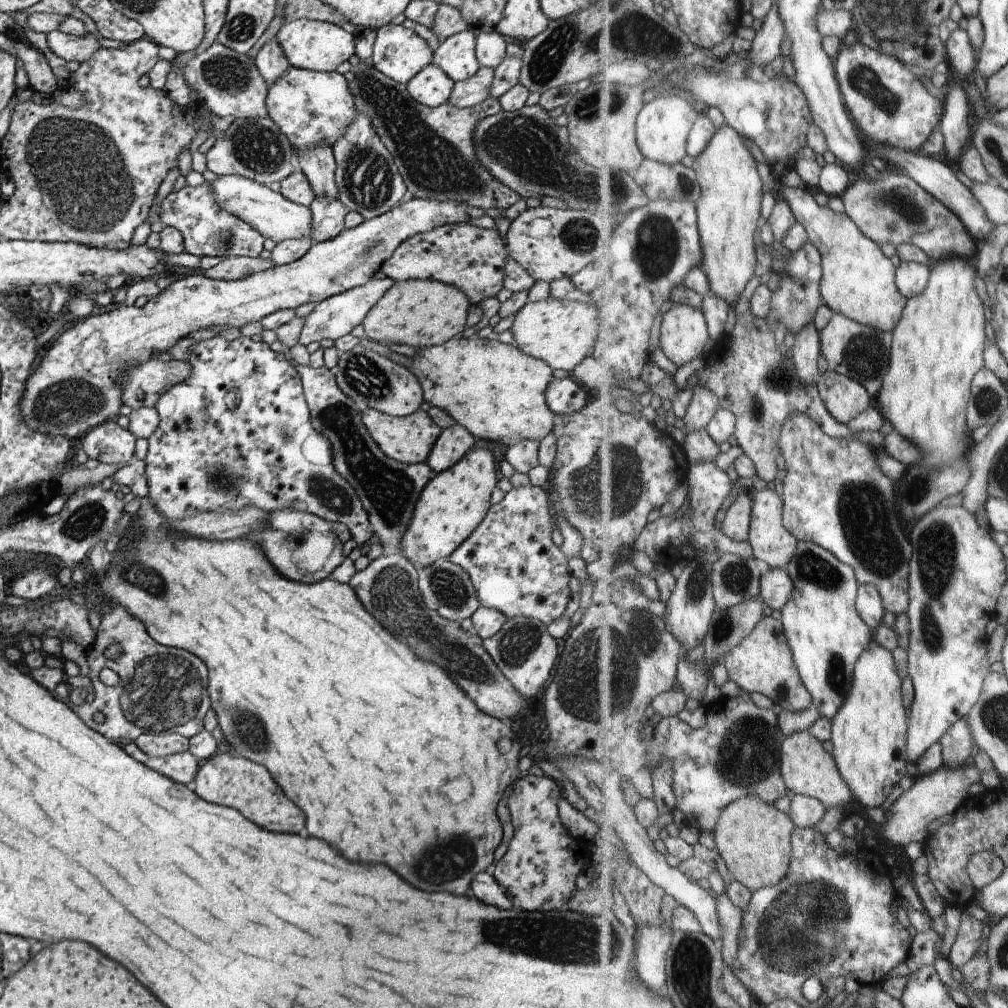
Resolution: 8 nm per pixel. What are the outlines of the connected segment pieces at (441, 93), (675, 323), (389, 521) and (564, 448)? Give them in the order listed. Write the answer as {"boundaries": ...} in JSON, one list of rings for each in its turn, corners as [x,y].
{"boundaries":[[[[434,63],[425,66],[420,72],[417,72],[406,84],[410,96],[416,99],[416,102],[425,104],[429,107],[435,107],[443,102],[447,102],[451,97],[453,84],[455,82]]],[[[678,303],[664,314],[661,347],[679,368],[701,357],[711,339],[709,318],[703,308]]],[[[298,367],[300,373],[305,399],[307,400],[314,428],[321,432],[331,442],[333,463],[336,470],[354,487],[357,495],[360,497],[362,506],[367,512],[369,526],[376,540],[380,541],[389,553],[401,552],[401,538],[405,533],[406,527],[411,521],[416,501],[422,492],[422,489],[430,480],[431,468],[426,463],[415,465],[405,465],[393,458],[387,457],[382,449],[376,444],[376,441],[370,436],[361,419],[359,406],[348,398],[337,385],[334,370],[328,367]]],[[[605,389],[600,394],[590,397],[586,405],[580,410],[574,411],[570,416],[571,418],[562,419],[561,421],[556,419],[556,422],[553,423],[553,433],[557,438],[557,453],[553,461],[554,479],[551,486],[554,486],[558,493],[554,495],[554,500],[551,501],[556,502],[555,506],[560,508],[560,514],[564,516],[566,522],[568,522],[572,528],[576,528],[578,532],[581,532],[583,547],[579,554],[580,559],[584,562],[584,565],[593,567],[601,557],[622,558],[626,556],[628,551],[634,548],[634,544],[641,537],[642,531],[649,525],[648,518],[650,518],[650,514],[652,514],[656,508],[660,508],[668,502],[668,496],[672,494],[672,490],[674,490],[680,482],[690,479],[689,474],[693,464],[689,459],[686,446],[679,444],[674,436],[668,434],[665,429],[658,428],[654,422],[646,419],[646,417],[640,414],[634,416],[633,412],[627,412],[626,409],[620,407],[617,404],[617,390]]]]}

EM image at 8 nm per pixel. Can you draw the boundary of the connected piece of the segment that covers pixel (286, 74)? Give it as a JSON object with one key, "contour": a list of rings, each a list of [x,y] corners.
{"contour":[[[289,65],[269,86],[266,99],[269,116],[286,134],[298,154],[320,143],[333,144],[345,133],[355,117],[354,95],[345,76],[338,71],[322,72]]]}

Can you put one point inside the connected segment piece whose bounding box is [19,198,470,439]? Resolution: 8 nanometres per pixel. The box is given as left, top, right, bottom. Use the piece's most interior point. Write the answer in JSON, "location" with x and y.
{"location":[75,388]}

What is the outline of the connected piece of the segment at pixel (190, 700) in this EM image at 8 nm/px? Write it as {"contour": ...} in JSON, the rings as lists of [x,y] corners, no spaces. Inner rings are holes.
{"contour":[[[116,605],[110,614],[106,614],[102,618],[95,641],[87,650],[87,661],[89,664],[88,676],[94,679],[94,686],[98,686],[99,672],[102,668],[111,668],[118,673],[118,685],[114,686],[114,690],[106,690],[106,685],[98,686],[98,698],[94,698],[92,702],[84,701],[82,706],[74,706],[74,710],[78,710],[78,718],[82,718],[82,722],[86,722],[86,726],[90,726],[92,730],[96,730],[96,732],[104,734],[106,738],[116,740],[120,744],[135,742],[141,734],[146,733],[156,734],[162,731],[177,730],[190,738],[205,730],[202,720],[210,708],[210,698],[208,698],[208,670],[206,670],[204,662],[200,662],[200,658],[194,658],[194,654],[190,654],[186,650],[156,642],[146,632],[144,624],[129,615],[122,605]],[[112,645],[118,645],[121,648],[121,655],[109,659],[105,655],[105,651]],[[99,712],[105,715],[105,719],[96,724],[94,720],[90,720],[90,716],[93,718]]]}

